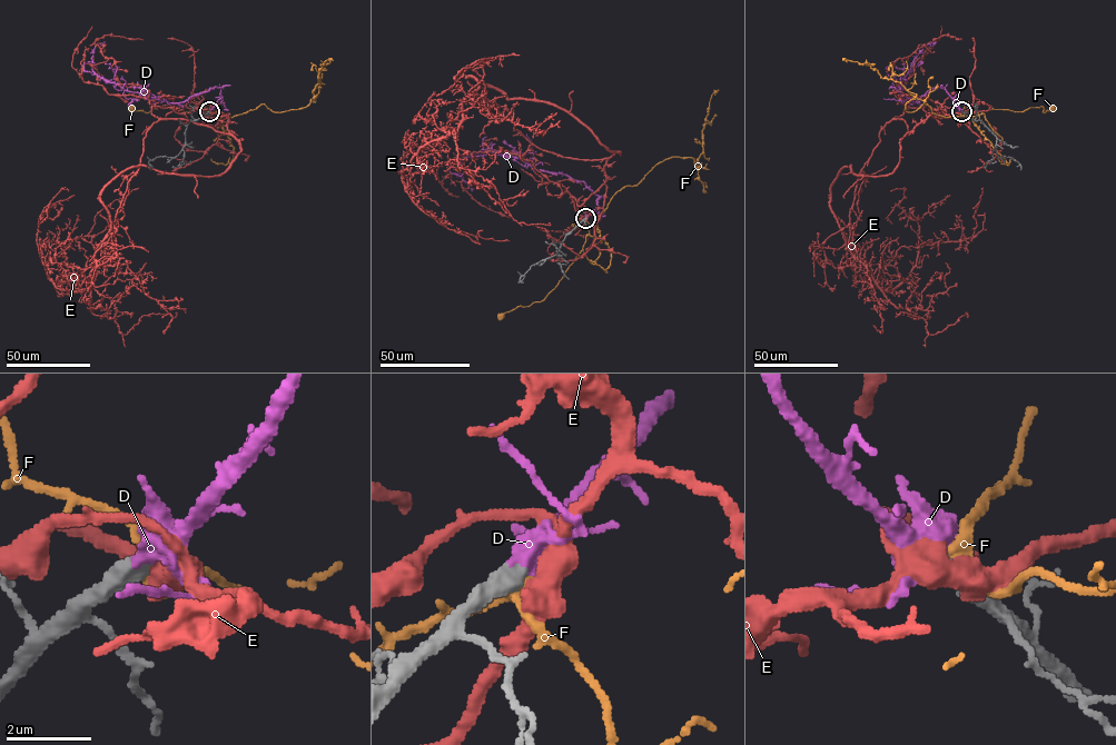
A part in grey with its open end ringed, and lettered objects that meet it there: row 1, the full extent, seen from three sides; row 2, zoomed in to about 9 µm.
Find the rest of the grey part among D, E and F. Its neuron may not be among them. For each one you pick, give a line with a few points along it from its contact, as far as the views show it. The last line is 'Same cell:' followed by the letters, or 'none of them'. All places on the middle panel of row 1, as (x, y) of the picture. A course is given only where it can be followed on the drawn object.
D: course (584, 218), (599, 197), (583, 182), (509, 154), (481, 150), (460, 161), (473, 189)
Same cell: D

